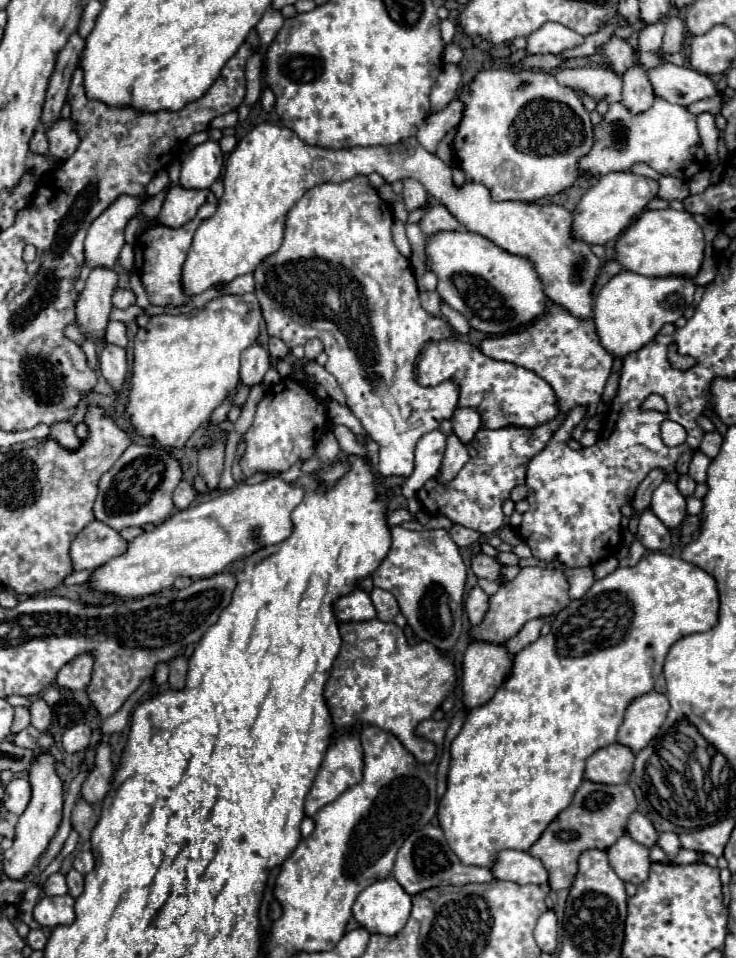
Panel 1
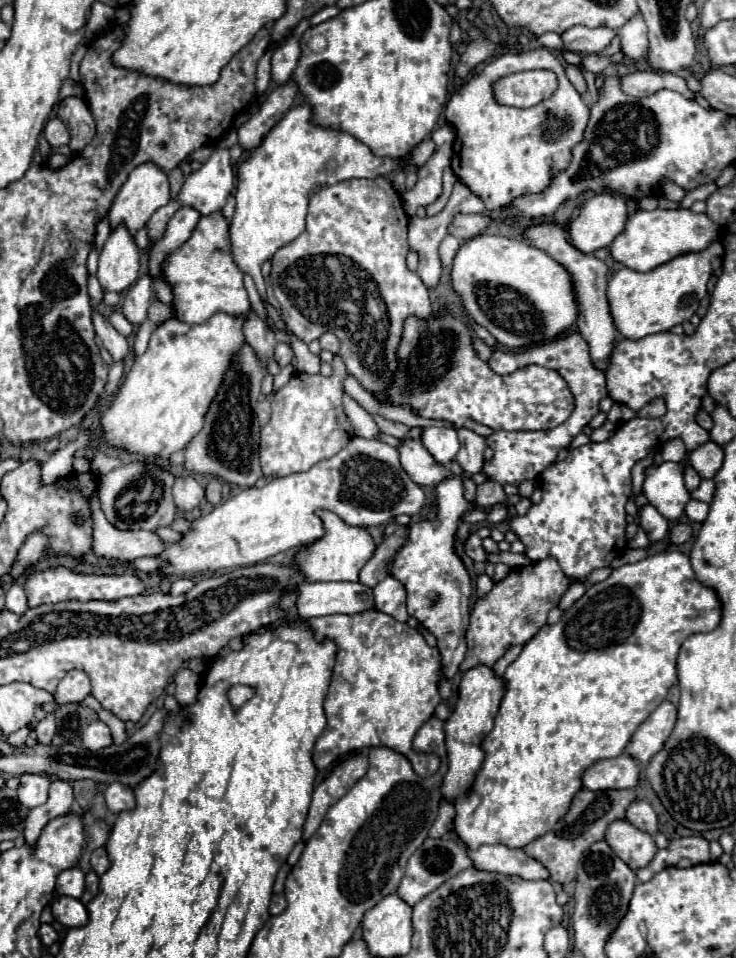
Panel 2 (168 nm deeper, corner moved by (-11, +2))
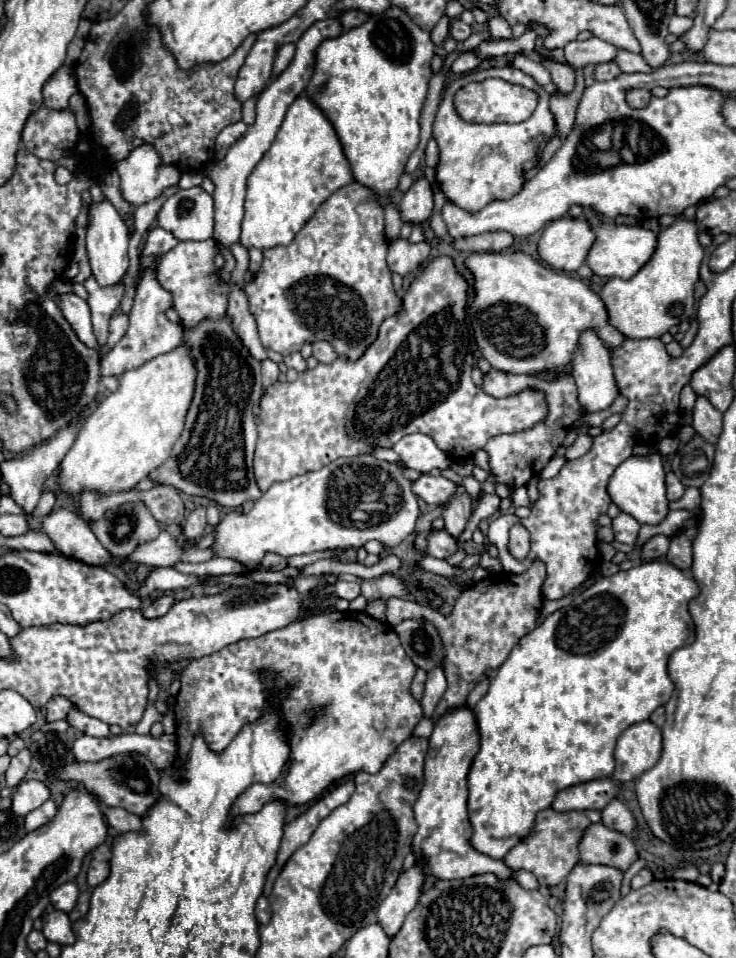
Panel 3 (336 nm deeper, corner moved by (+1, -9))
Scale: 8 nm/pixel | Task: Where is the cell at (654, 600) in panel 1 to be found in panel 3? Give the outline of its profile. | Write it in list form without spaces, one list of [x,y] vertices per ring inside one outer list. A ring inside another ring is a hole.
[[[643,562],[631,570],[599,578],[571,606],[547,616],[541,626],[515,644],[491,680],[489,692],[473,708],[481,746],[467,776],[467,810],[473,826],[469,842],[477,852],[505,858],[533,830],[537,812],[549,808],[559,790],[611,776],[615,768],[613,750],[621,732],[631,724],[647,720],[673,694],[667,660],[673,650],[695,640],[687,604],[697,594],[699,586],[695,580],[671,562]]]

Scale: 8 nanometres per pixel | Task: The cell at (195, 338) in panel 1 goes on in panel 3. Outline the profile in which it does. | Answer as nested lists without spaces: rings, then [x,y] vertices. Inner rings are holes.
[[[179,344],[175,350],[123,372],[119,388],[85,418],[71,450],[65,454],[59,474],[61,490],[79,494],[85,488],[97,492],[125,492],[135,488],[135,484],[171,456],[171,448],[183,432],[195,380],[197,368],[191,346],[187,344]]]

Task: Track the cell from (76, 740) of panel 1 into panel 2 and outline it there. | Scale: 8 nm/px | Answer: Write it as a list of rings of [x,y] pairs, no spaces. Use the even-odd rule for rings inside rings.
[[[95,721],[91,723],[83,735],[81,735],[81,741],[83,741],[83,747],[95,751],[95,749],[103,749],[107,745],[113,743],[111,739],[111,733],[109,733],[109,727],[103,723],[103,721]]]

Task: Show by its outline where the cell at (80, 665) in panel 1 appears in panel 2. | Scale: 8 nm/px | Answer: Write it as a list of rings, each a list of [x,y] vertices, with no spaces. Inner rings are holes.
[[[69,671],[63,681],[57,685],[55,691],[55,703],[65,705],[65,703],[79,703],[91,693],[91,683],[89,677],[83,671]]]

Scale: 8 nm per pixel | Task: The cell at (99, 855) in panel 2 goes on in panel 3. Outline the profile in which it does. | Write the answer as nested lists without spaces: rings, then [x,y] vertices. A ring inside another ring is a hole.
[[[91,860],[89,870],[87,870],[87,884],[89,884],[91,888],[95,888],[95,886],[99,886],[107,876],[109,876],[109,862]]]

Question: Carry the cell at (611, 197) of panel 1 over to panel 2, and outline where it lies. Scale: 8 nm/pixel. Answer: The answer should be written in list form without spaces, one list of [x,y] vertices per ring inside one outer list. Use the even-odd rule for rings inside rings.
[[[601,193],[585,201],[579,215],[569,223],[569,239],[581,253],[593,253],[623,231],[627,219],[625,197]]]

